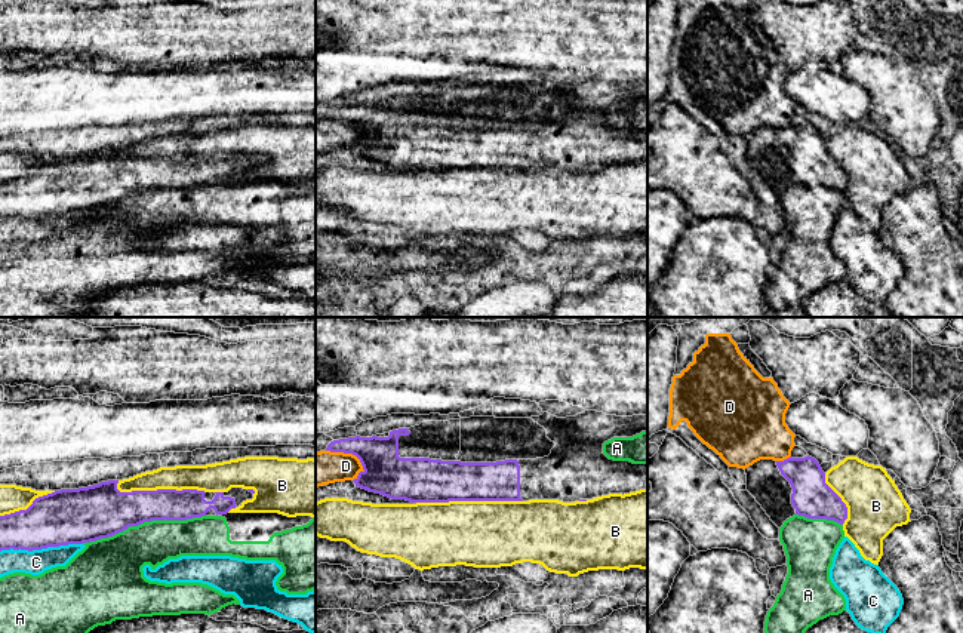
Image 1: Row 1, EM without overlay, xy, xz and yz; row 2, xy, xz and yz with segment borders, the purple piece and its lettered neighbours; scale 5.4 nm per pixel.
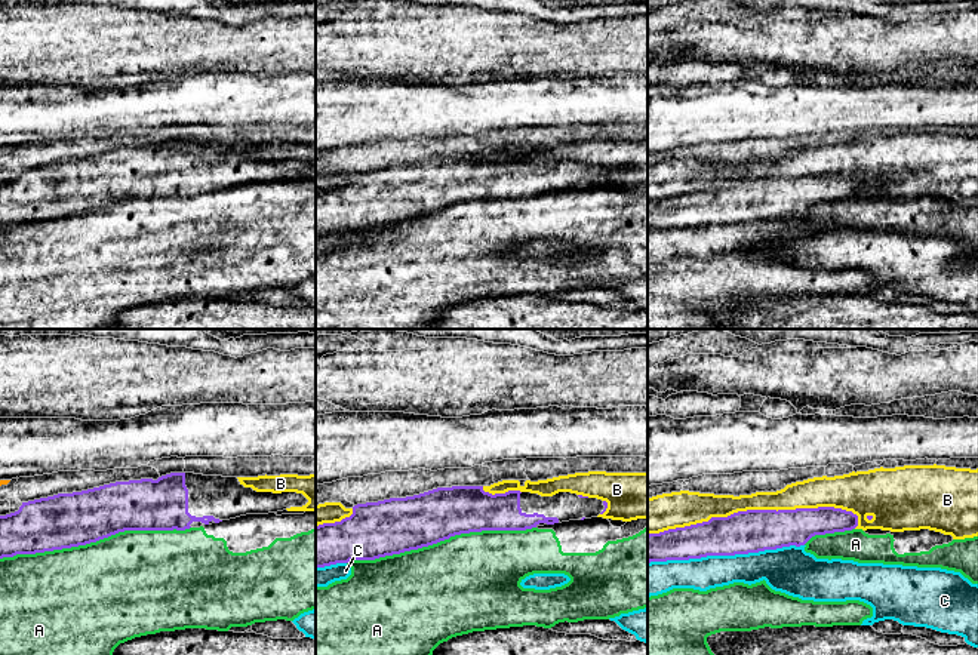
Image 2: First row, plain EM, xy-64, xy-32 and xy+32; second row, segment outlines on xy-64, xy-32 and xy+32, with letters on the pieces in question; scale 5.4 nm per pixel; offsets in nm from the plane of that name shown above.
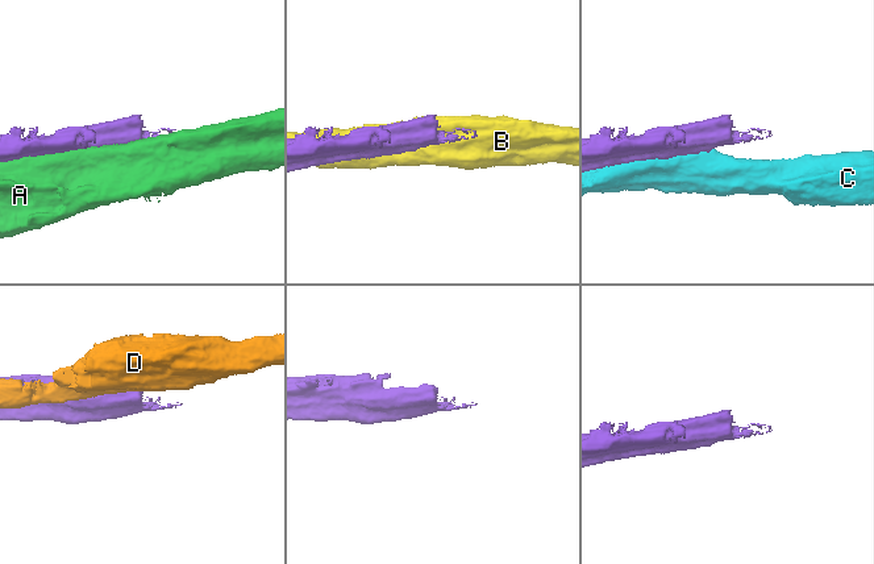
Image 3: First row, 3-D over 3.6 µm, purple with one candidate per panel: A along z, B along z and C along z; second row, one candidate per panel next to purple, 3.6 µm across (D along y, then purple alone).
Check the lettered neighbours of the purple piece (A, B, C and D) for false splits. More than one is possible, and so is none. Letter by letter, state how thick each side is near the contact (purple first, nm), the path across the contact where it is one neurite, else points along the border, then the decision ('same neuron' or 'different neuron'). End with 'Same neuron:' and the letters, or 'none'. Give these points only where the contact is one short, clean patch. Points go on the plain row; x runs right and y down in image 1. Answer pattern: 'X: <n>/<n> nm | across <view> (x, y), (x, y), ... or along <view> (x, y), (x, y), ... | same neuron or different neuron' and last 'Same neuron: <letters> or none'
A: 280/280 nm | different neuron
B: 240/360 nm | different neuron
C: 300/140 nm | different neuron
D: 240/190 nm | different neuron
Same neuron: none

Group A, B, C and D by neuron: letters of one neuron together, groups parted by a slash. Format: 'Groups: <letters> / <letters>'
Groups: A / B / C / D

